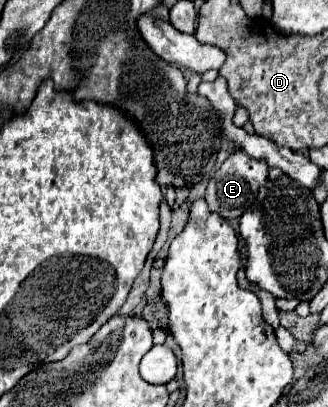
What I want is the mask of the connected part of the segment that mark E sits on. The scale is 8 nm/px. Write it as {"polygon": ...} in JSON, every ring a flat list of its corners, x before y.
{"polygon":[[242,150,232,152,222,166,216,170,216,174,210,178,206,188,206,202,212,212,222,214,226,220,240,218,240,214,254,202,258,188,268,180,268,164,264,160,248,158,248,154,242,154]]}

